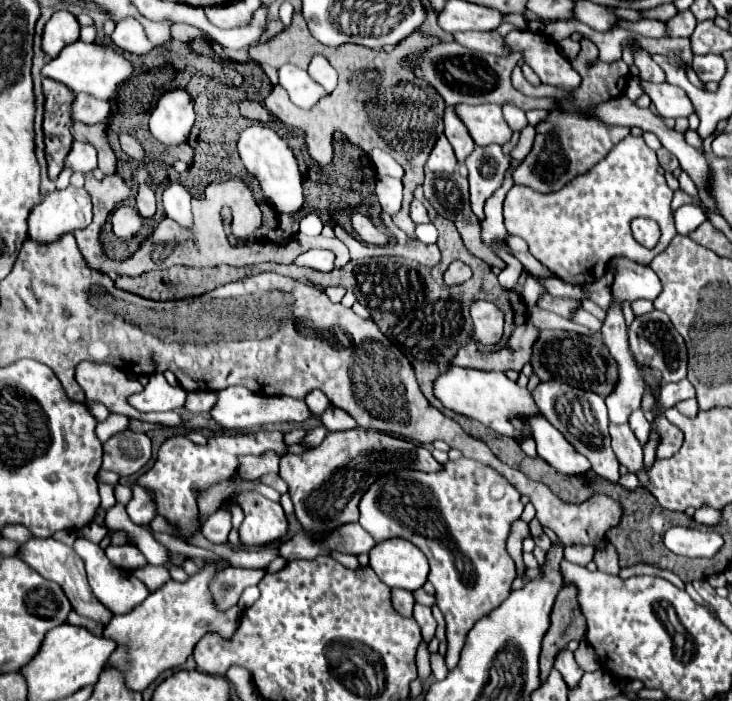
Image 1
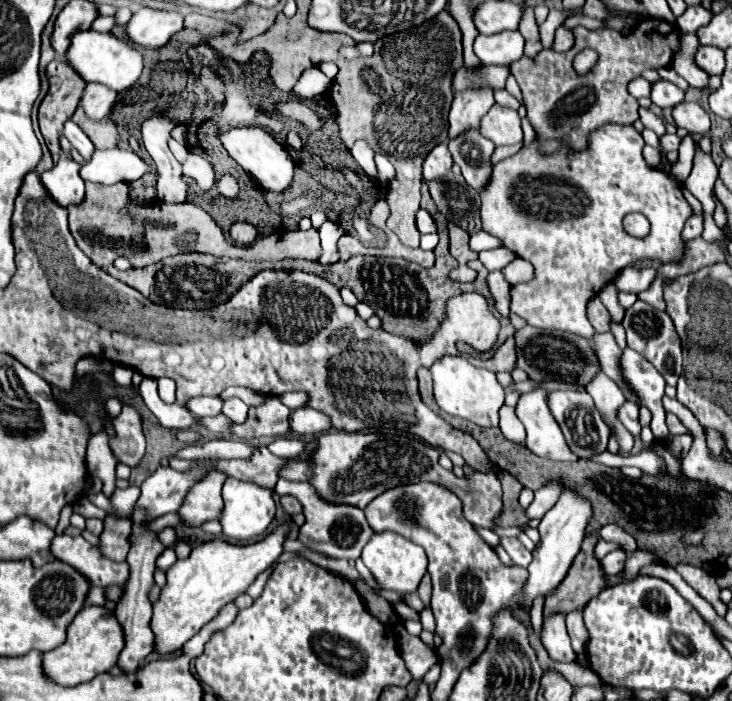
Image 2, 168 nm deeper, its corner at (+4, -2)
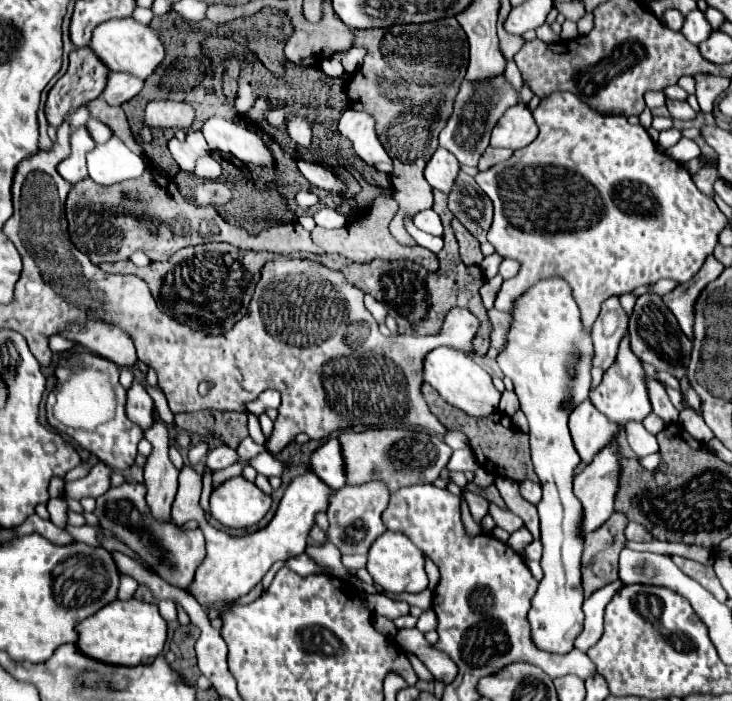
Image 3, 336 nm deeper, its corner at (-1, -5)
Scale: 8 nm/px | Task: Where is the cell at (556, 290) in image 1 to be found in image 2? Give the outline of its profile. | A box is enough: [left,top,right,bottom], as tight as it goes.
[502,257,532,285]

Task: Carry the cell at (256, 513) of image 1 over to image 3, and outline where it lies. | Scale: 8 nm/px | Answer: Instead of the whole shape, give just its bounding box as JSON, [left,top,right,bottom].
[211,476,271,528]

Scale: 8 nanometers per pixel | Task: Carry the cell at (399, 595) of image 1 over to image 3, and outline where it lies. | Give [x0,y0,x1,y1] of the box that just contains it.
[342,555,367,572]

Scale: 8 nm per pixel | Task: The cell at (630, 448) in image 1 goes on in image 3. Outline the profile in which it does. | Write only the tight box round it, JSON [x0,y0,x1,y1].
[593,298,627,372]

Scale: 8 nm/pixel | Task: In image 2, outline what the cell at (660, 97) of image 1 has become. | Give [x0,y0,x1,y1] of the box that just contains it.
[674,103,710,135]

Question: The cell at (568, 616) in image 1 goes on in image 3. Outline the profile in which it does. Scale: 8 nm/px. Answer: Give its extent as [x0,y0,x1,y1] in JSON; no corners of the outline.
[581,512,627,598]

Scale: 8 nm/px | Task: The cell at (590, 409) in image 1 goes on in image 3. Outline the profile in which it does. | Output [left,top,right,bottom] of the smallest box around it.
[569,398,619,462]

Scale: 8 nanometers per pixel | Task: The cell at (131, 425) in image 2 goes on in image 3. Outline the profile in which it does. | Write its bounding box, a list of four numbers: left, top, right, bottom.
[125,382,155,432]

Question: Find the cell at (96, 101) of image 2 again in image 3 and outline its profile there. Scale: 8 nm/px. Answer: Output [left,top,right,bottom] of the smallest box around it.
[101,74,143,106]

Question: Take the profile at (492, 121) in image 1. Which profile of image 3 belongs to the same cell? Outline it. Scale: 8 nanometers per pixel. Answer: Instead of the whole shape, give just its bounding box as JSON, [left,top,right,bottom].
[491,106,537,150]

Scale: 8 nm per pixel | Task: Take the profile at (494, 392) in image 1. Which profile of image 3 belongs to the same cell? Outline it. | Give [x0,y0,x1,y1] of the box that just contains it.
[425,346,501,420]

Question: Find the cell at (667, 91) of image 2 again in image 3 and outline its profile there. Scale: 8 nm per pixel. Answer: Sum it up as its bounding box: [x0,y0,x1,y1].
[667,100,695,120]

